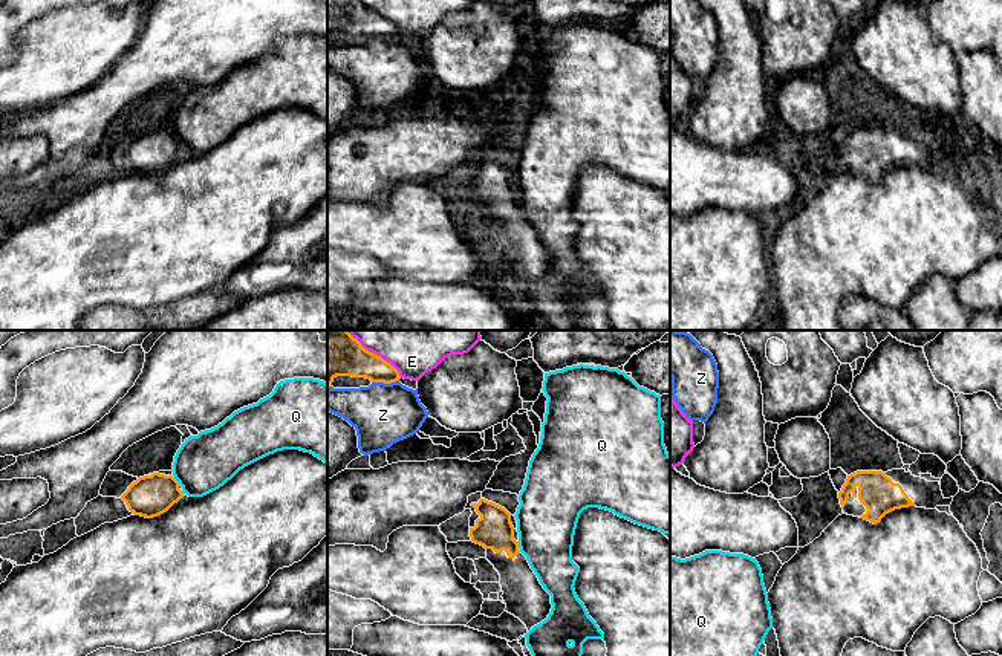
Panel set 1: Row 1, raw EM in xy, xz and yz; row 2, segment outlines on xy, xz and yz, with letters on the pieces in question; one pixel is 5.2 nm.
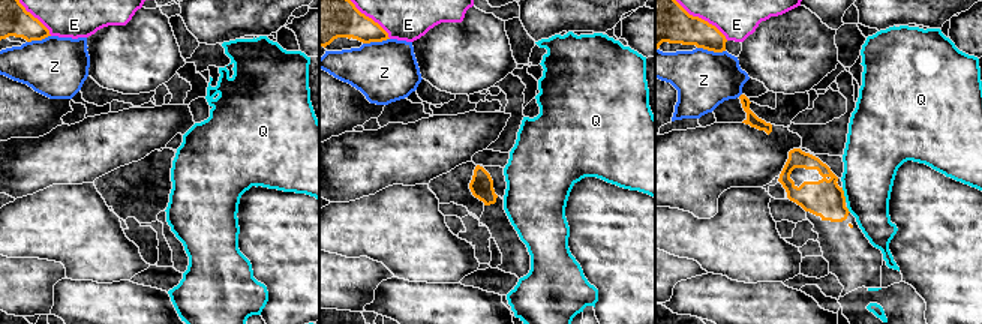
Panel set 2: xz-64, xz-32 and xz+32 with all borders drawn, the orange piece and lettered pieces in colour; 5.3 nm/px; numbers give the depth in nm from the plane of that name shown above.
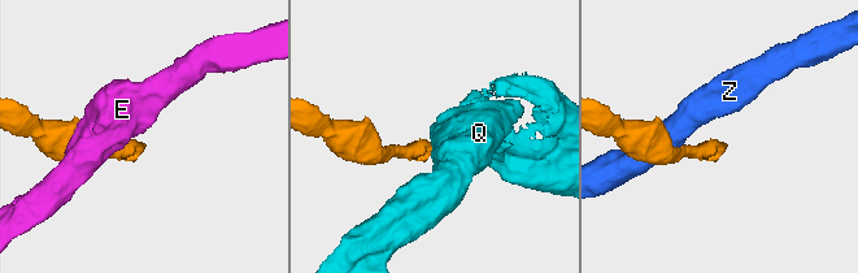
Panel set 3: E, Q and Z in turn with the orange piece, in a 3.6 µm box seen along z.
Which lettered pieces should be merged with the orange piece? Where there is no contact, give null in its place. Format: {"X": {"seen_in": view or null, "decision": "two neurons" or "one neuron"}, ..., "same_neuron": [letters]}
{"E": {"seen_in": "xz", "decision": "two neurons"}, "Q": {"seen_in": "xy", "decision": "two neurons"}, "Z": {"seen_in": "xz", "decision": "two neurons"}, "same_neuron": []}

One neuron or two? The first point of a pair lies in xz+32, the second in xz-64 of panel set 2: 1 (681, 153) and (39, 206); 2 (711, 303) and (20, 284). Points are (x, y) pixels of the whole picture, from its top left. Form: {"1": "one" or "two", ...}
{"1": "two", "2": "two"}

